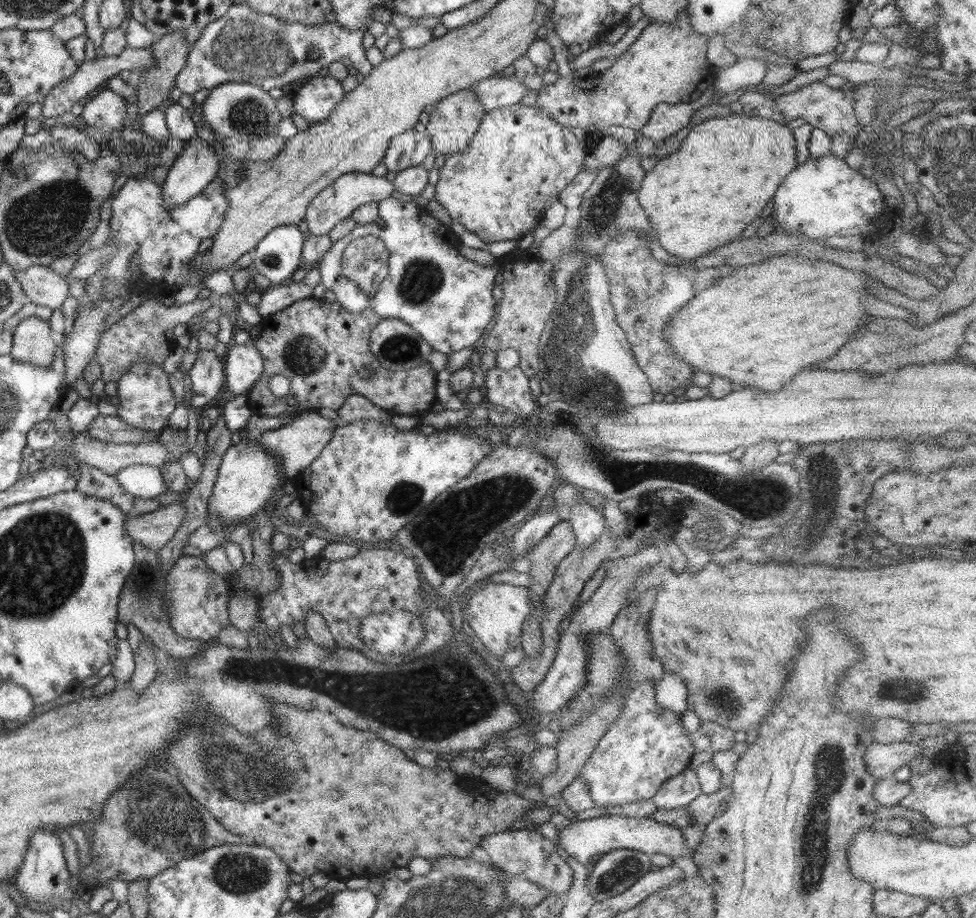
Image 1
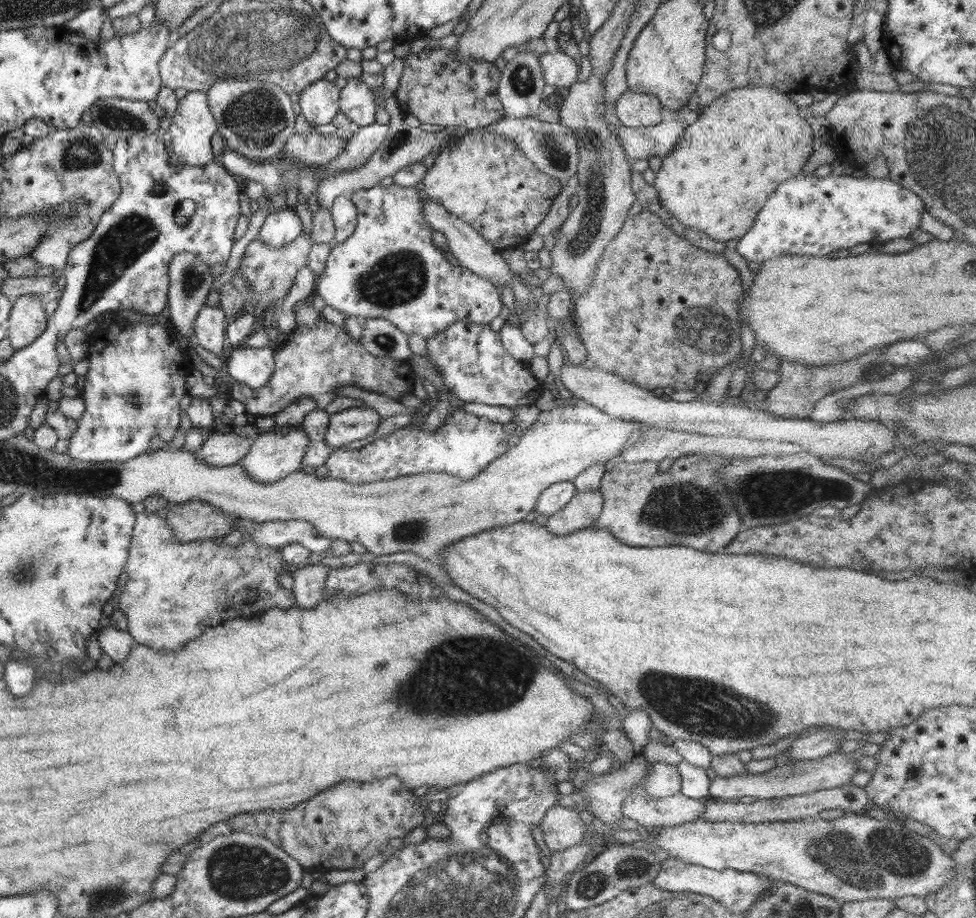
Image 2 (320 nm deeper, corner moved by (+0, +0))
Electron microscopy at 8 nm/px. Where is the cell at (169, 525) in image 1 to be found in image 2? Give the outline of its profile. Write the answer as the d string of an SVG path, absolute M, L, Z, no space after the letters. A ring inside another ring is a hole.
M189 500L184 504L170 504L164 519L173 535L184 542L223 537L235 529L233 517L211 504Z

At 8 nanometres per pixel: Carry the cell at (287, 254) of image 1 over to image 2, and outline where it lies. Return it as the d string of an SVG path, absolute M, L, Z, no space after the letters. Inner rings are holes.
M291 206L268 214L257 236L262 242L274 248L282 248L282 246L292 244L301 231L302 222Z

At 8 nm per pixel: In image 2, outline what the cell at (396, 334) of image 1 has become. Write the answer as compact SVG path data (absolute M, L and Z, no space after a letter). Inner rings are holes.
M366 319L362 323L362 346L378 359L406 361L413 352L408 346L407 334L383 319Z

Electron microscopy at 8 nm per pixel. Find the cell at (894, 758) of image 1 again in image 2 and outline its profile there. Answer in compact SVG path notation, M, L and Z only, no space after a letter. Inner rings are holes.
M838 751L829 755L810 760L800 760L790 765L773 767L768 772L759 775L743 774L742 776L731 776L722 778L716 776L709 788L710 799L728 801L741 799L742 797L754 797L756 799L768 799L775 797L786 797L812 793L819 790L836 788L851 782L852 776L858 772L858 765L854 764L850 754L845 755Z

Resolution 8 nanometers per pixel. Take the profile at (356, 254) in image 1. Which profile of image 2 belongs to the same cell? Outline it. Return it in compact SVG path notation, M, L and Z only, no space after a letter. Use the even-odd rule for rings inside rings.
M324 320L320 321L320 325L316 329L306 327L295 328L289 334L286 342L273 351L273 357L275 360L275 369L269 378L268 384L262 389L246 387L245 384L238 381L232 381L229 385L230 388L227 397L240 401L245 406L248 414L274 416L277 411L288 408L297 398L304 396L313 398L316 401L318 409L325 409L329 402L338 397L334 389L341 386L360 387L400 400L405 394L412 393L413 382L418 376L412 370L408 360L395 360L393 362L392 360L378 359L362 346L360 340L359 342L355 342L345 328L334 327L332 323Z

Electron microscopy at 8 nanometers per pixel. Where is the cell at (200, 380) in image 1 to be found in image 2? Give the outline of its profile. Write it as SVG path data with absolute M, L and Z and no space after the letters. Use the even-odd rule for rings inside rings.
M204 306L193 323L194 344L203 346L212 354L220 354L226 342L227 321L221 307Z

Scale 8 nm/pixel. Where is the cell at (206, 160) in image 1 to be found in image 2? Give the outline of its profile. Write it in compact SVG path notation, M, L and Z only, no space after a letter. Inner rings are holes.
M198 91L181 93L178 108L171 116L167 133L167 142L171 154L179 156L180 161L188 166L204 166L215 160L210 139L218 132L218 125L208 106L207 94Z

